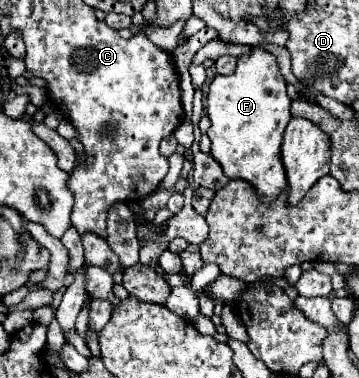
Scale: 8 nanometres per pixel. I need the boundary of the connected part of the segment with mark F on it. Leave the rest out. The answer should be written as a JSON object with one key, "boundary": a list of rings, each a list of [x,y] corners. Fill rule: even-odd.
{"boundary":[[[252,46],[250,54],[238,58],[236,72],[230,76],[216,76],[210,84],[208,98],[206,98],[206,114],[210,118],[208,138],[210,138],[210,156],[222,166],[224,174],[230,180],[246,180],[256,190],[258,198],[264,202],[276,200],[276,196],[288,186],[288,180],[284,180],[284,168],[280,160],[280,144],[286,124],[290,122],[290,98],[286,94],[286,82],[280,74],[280,66],[276,62],[276,56],[268,52],[262,46]]]}

